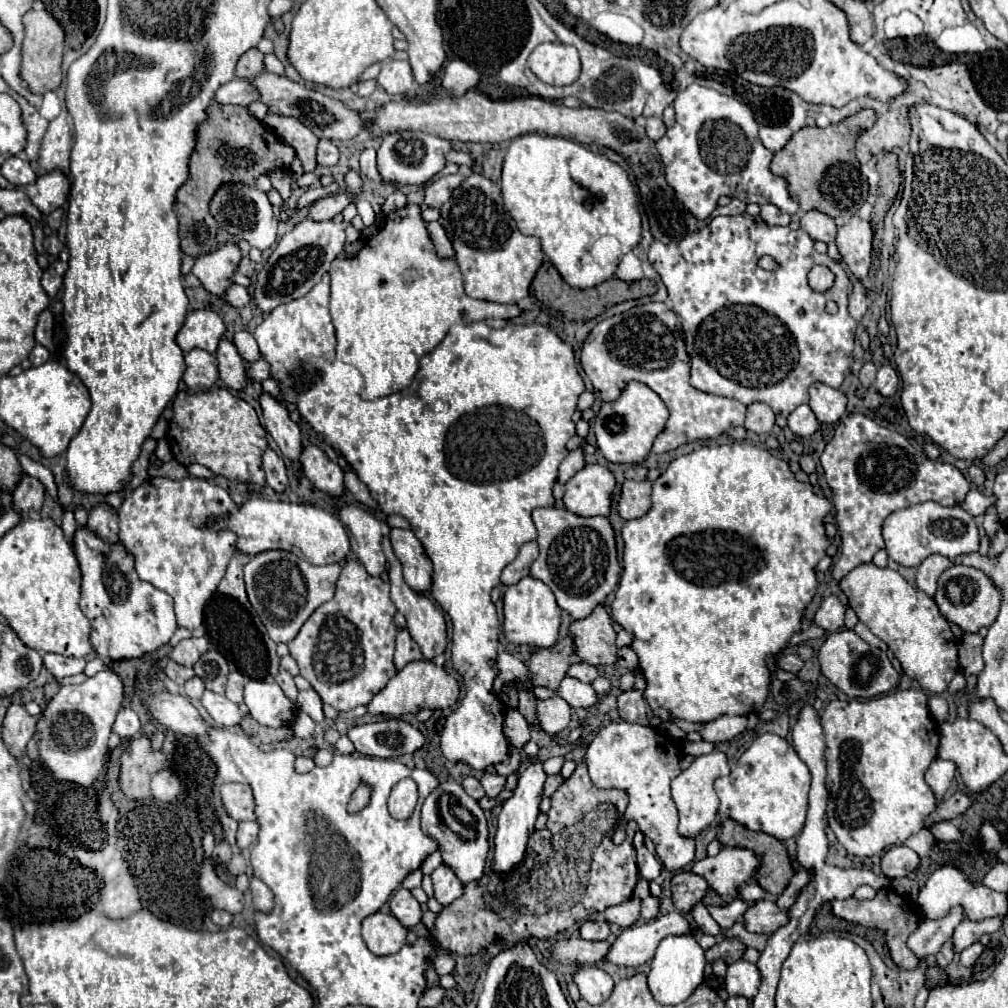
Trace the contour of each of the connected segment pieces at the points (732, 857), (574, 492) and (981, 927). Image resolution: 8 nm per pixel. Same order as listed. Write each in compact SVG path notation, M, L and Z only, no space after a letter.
M721 848L715 858L705 858L691 866L693 874L707 878L709 886L725 900L733 902L739 898L737 886L755 880L755 866L759 866L759 858L751 854L751 850L739 848Z
M585 466L565 484L565 508L577 516L609 516L613 488L615 478L605 466Z
M989 918L989 920L983 920L983 922L963 920L953 932L953 950L963 952L963 948L977 942L981 934L993 934L995 930L999 930L1001 922L1003 922L1003 918Z

